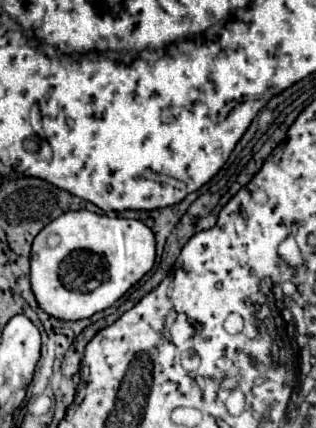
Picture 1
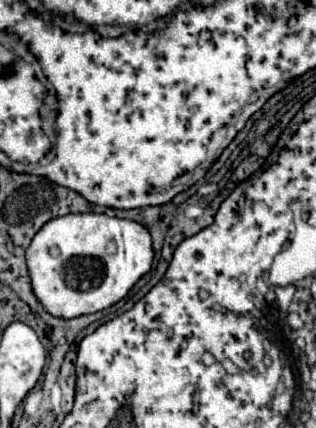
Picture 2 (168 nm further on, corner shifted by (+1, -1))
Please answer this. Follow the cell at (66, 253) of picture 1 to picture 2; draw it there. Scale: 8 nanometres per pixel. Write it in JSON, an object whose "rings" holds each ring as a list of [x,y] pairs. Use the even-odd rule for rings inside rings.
{"rings":[[[70,213],[50,219],[26,249],[34,295],[50,315],[62,319],[96,313],[118,303],[150,271],[152,259],[152,239],[140,223],[100,213]]]}

